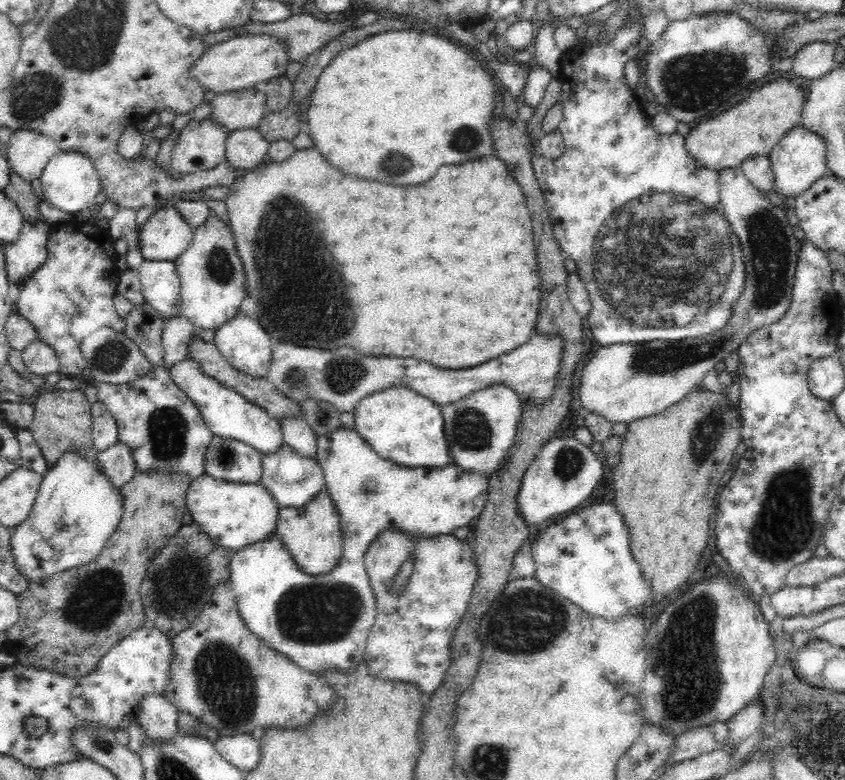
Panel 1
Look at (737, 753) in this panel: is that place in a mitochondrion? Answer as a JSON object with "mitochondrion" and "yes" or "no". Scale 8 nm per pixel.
{"mitochondrion":"no"}

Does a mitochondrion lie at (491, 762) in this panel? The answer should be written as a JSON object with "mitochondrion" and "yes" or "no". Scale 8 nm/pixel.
{"mitochondrion":"yes"}

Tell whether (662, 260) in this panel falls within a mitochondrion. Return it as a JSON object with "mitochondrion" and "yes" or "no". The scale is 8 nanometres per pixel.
{"mitochondrion":"yes"}

